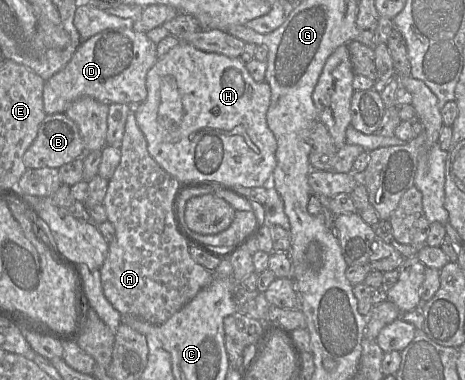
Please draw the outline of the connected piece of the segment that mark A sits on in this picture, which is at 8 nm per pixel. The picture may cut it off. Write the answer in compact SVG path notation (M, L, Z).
M132 108L125 124L120 163L108 182L102 202L108 220L114 225L115 238L109 243L108 256L100 268L100 275L105 297L122 316L133 316L161 325L208 286L214 279L214 272L193 260L189 245L178 233L173 220L173 203L180 189L179 181L149 154L146 138L136 122Z

